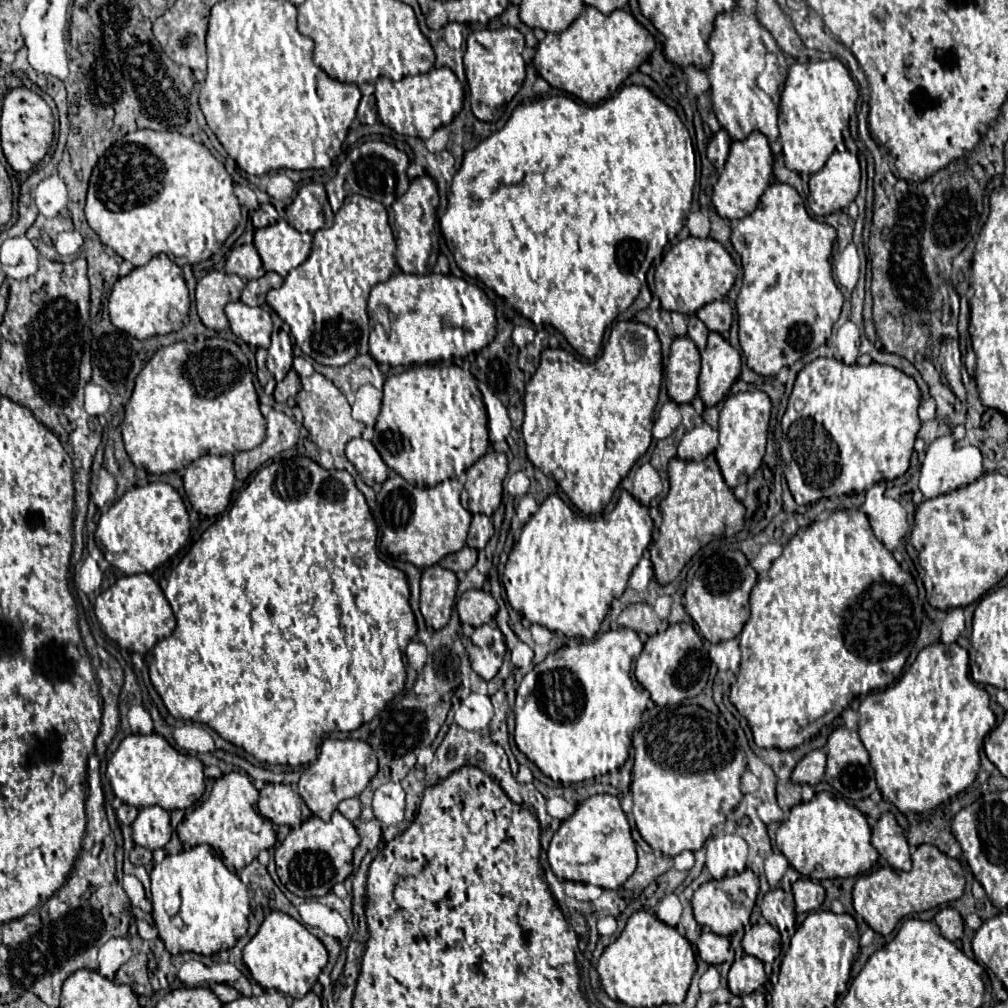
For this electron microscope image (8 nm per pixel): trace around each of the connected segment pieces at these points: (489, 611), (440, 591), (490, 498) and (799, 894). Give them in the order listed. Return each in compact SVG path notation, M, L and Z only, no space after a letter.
M466 590L458 604L456 604L456 610L460 614L460 620L464 624L470 624L470 626L482 626L486 622L490 622L496 612L498 612L498 604L496 600L492 598L490 592L484 592L484 590Z
M440 564L428 566L422 572L420 582L420 612L426 620L426 624L434 630L440 630L448 624L456 590L458 590L458 578L454 572L448 572Z
M486 452L476 464L472 464L466 470L466 494L468 494L468 510L472 514L486 514L492 516L492 512L500 506L502 500L502 480L508 472L506 454L502 452Z
M798 878L792 884L794 900L796 900L796 912L812 912L818 910L824 902L824 888L820 882L810 880L810 878Z

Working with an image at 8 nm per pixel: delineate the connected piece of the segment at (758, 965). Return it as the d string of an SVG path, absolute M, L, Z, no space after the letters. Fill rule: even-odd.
M742 956L732 964L727 977L728 988L736 996L746 996L766 983L762 960L754 956Z

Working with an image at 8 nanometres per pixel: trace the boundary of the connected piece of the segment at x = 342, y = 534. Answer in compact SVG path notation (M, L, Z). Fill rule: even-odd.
M296 456L296 458L290 458L290 460L274 460L272 464L264 466L262 470L258 470L258 474L252 478L252 482L248 484L248 488L236 498L236 502L230 506L230 510L226 510L202 536L200 540L190 548L190 552L182 558L182 562L172 570L170 578L168 578L168 586L164 590L172 610L174 610L174 616L176 616L176 628L174 632L160 640L156 646L154 646L154 660L150 664L150 680L156 688L156 692L160 694L160 698L164 700L168 712L176 718L176 720L192 720L192 722L198 722L198 724L206 724L210 726L212 730L216 730L224 740L232 742L234 746L238 748L244 748L248 754L252 754L254 758L262 760L262 762L268 762L268 764L280 764L280 766L304 766L304 764L310 764L316 760L318 756L318 742L322 740L324 734L330 734L330 732L352 732L356 728L360 728L362 724L370 722L402 688L404 688L404 682L406 682L406 670L404 670L404 662L402 662L402 656L404 656L404 648L408 646L408 642L412 640L412 636L416 634L416 618L414 618L414 612L408 604L408 598L410 598L410 590L408 590L408 580L406 580L406 574L398 568L392 568L388 564L384 564L380 558L378 558L378 552L376 552L376 522L370 514L370 508L364 500L364 494L356 488L356 482L354 478L346 472L346 470L324 470L320 464L316 464L314 460L310 458L304 458L304 456Z

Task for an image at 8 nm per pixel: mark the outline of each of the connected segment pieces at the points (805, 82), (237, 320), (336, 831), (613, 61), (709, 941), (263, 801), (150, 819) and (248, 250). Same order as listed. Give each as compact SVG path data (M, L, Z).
M838 58L808 64L794 62L788 70L778 114L786 166L798 174L814 174L822 170L828 156L836 150L836 144L842 142L842 130L848 126L856 100L858 88L850 78L848 68Z
M230 302L226 316L232 332L242 338L250 348L268 348L272 334L272 318L262 308L246 306L244 302Z
M334 812L328 822L312 816L298 828L292 828L280 848L276 848L276 872L282 884L296 896L324 896L332 890L336 882L344 882L346 876L352 872L352 852L358 842L360 836L354 824L346 820L340 812Z
M586 6L568 30L546 34L546 38L536 46L534 66L552 88L564 90L586 104L598 104L614 96L622 82L650 58L654 48L654 36L636 22L632 14L616 10L606 16L592 6Z
M706 928L700 934L696 948L698 948L700 958L704 962L708 962L710 966L716 966L716 964L722 964L722 962L732 962L732 956L734 956L730 940L726 936L718 936L718 934L714 934Z
M266 784L260 790L260 814L274 824L300 824L300 794L288 784Z
M148 806L138 812L138 818L132 822L134 842L148 850L162 848L170 836L170 812L160 806Z
M242 244L234 248L226 260L226 272L236 274L244 280L258 280L266 274L254 244Z

